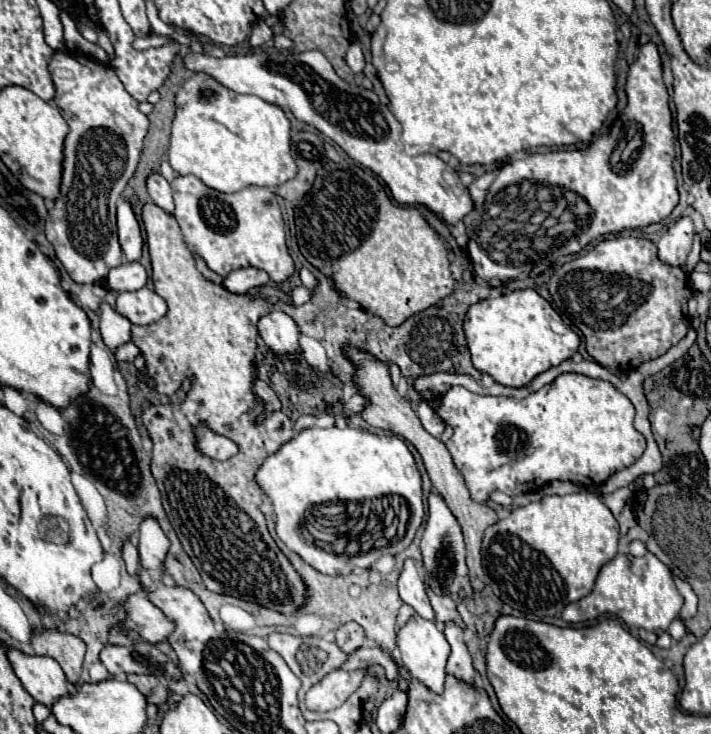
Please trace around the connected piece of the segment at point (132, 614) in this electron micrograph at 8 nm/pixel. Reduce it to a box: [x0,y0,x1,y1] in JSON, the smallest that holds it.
[122,593,174,643]

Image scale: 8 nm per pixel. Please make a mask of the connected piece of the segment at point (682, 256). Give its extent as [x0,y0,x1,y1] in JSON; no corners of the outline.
[656,217,694,265]

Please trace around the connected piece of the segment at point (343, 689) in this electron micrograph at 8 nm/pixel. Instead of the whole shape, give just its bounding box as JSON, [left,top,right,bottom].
[306,671,366,711]

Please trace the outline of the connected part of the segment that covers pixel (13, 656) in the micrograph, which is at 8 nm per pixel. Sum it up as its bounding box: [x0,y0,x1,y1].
[8,647,70,709]

